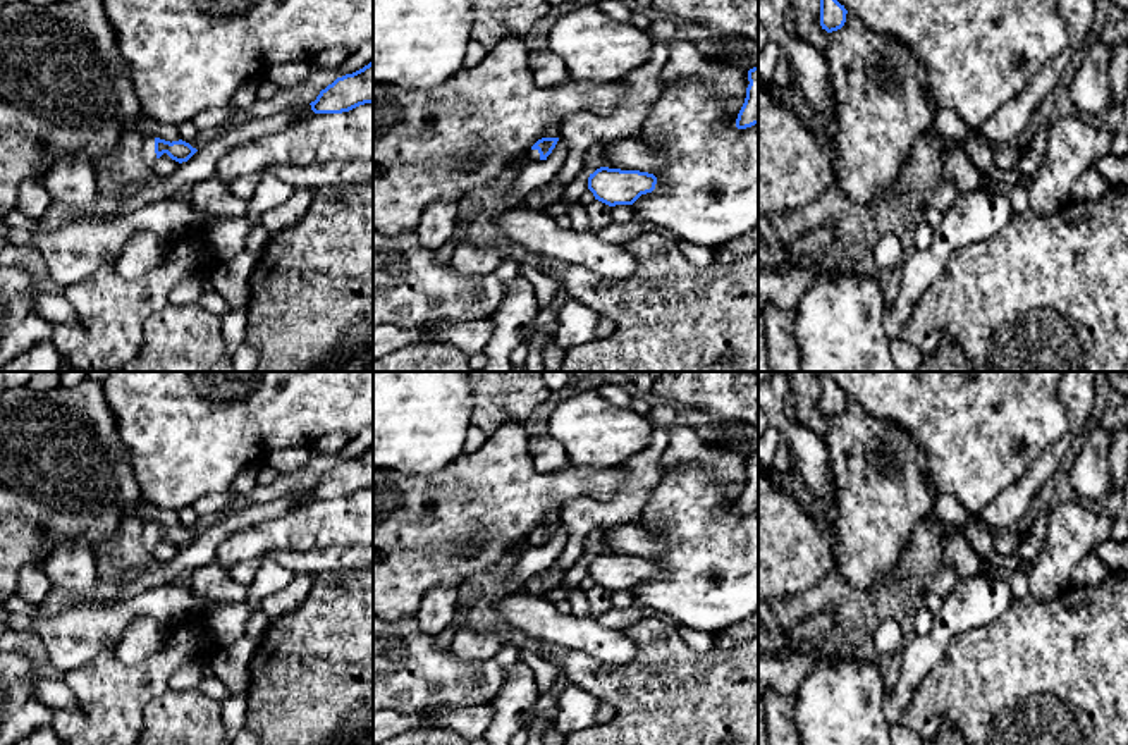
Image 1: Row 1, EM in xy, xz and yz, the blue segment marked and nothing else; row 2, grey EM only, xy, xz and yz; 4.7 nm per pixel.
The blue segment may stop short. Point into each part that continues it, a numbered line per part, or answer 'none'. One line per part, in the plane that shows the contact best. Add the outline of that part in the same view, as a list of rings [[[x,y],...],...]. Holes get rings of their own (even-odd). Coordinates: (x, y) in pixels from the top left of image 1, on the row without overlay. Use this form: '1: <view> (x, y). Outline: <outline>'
1: xy (148, 539). Outline: [[[153,521],[143,523],[141,540],[143,540],[144,549],[153,554],[153,549],[156,547],[155,523]]]

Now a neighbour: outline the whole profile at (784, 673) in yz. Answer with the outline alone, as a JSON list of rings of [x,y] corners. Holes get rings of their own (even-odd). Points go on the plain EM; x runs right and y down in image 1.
[[[758,652],[758,681],[796,700],[803,680],[817,669],[820,656],[813,652]]]

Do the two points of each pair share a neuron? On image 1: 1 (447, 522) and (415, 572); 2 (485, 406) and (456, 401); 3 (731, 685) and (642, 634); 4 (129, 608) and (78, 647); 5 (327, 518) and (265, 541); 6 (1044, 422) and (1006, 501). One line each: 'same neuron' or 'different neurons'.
1: same neuron
2: different neurons
3: same neuron
4: same neuron
5: same neuron
6: different neurons

